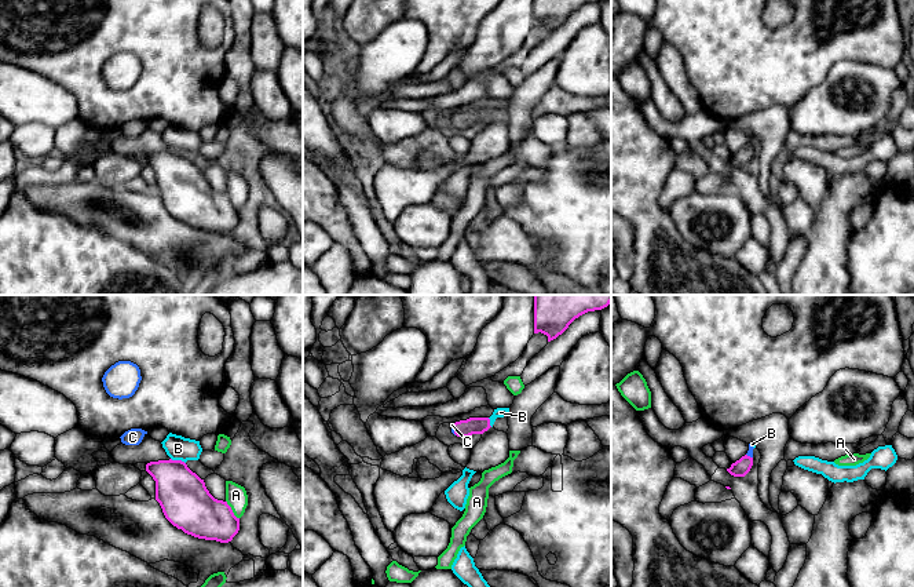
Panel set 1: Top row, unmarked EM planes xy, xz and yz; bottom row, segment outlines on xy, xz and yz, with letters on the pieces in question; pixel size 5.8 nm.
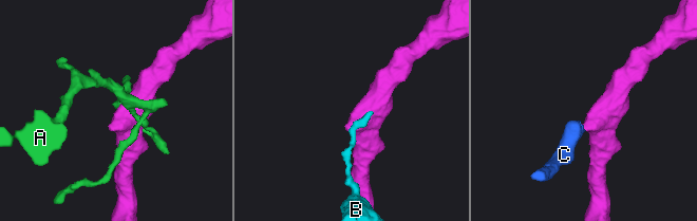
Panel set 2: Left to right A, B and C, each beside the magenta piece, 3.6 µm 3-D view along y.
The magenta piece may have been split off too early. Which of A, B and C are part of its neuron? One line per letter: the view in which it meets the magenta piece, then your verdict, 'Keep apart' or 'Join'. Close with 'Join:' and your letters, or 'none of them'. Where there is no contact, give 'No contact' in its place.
A: Touches magenta in xy. Keep apart
B: Touches magenta in xy. Keep apart
C: Touches magenta in xz. Join
Join: C

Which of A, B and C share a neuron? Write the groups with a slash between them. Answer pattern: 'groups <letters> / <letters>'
groups A / B / C

